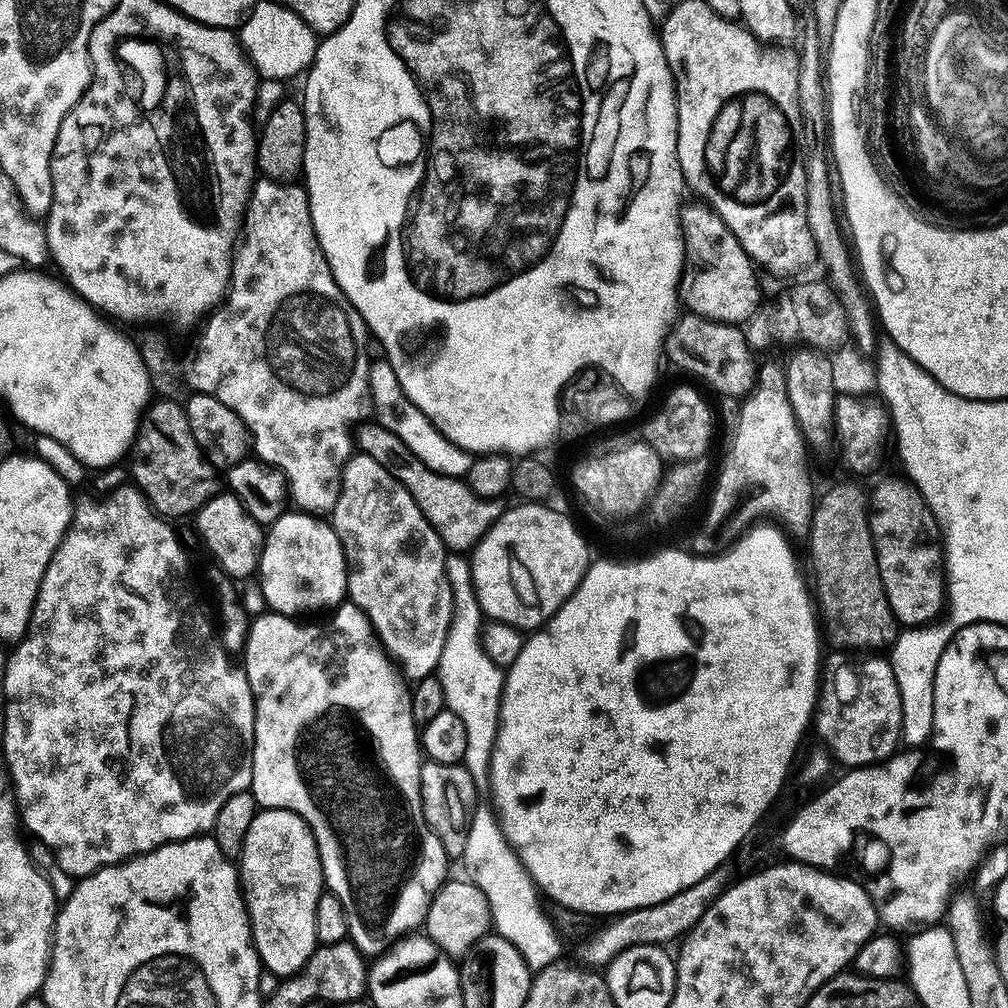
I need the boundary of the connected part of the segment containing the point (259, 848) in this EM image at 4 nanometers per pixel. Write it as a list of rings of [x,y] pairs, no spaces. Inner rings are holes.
[[[285,808],[257,811],[254,822],[250,822],[250,830],[246,830],[246,842],[238,857],[238,875],[252,925],[252,942],[260,955],[261,965],[280,976],[276,978],[287,978],[302,972],[304,964],[318,947],[314,914],[318,910],[320,893],[326,888],[318,846],[308,823],[297,812]]]

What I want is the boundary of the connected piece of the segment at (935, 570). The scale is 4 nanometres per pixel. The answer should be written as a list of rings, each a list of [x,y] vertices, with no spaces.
[[[884,480],[870,492],[870,530],[874,550],[878,558],[878,574],[882,574],[882,586],[897,621],[904,626],[928,626],[940,611],[946,608],[946,553],[942,543],[942,529],[928,503],[909,483]]]

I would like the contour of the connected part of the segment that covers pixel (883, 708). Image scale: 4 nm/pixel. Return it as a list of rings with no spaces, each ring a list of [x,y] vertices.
[[[860,654],[857,660],[840,660],[836,665],[832,668],[832,673],[827,673],[826,679],[822,684],[822,691],[818,696],[818,703],[816,706],[816,711],[814,713],[814,732],[816,728],[816,732],[821,736],[823,747],[827,748],[829,752],[832,753],[833,757],[837,761],[840,760],[845,765],[843,766],[845,769],[851,770],[854,768],[866,768],[869,764],[882,764],[885,760],[888,760],[894,753],[897,751],[896,746],[901,743],[901,734],[902,730],[902,694],[898,690],[898,682],[894,678],[894,670],[892,669],[891,663],[887,659],[884,660],[883,655],[880,654]]]

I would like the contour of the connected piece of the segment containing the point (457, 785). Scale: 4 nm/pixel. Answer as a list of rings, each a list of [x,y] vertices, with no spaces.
[[[428,760],[421,765],[420,797],[423,798],[423,814],[427,824],[442,842],[449,859],[458,860],[463,857],[478,800],[476,795],[478,789],[472,775],[462,764],[434,763]]]

